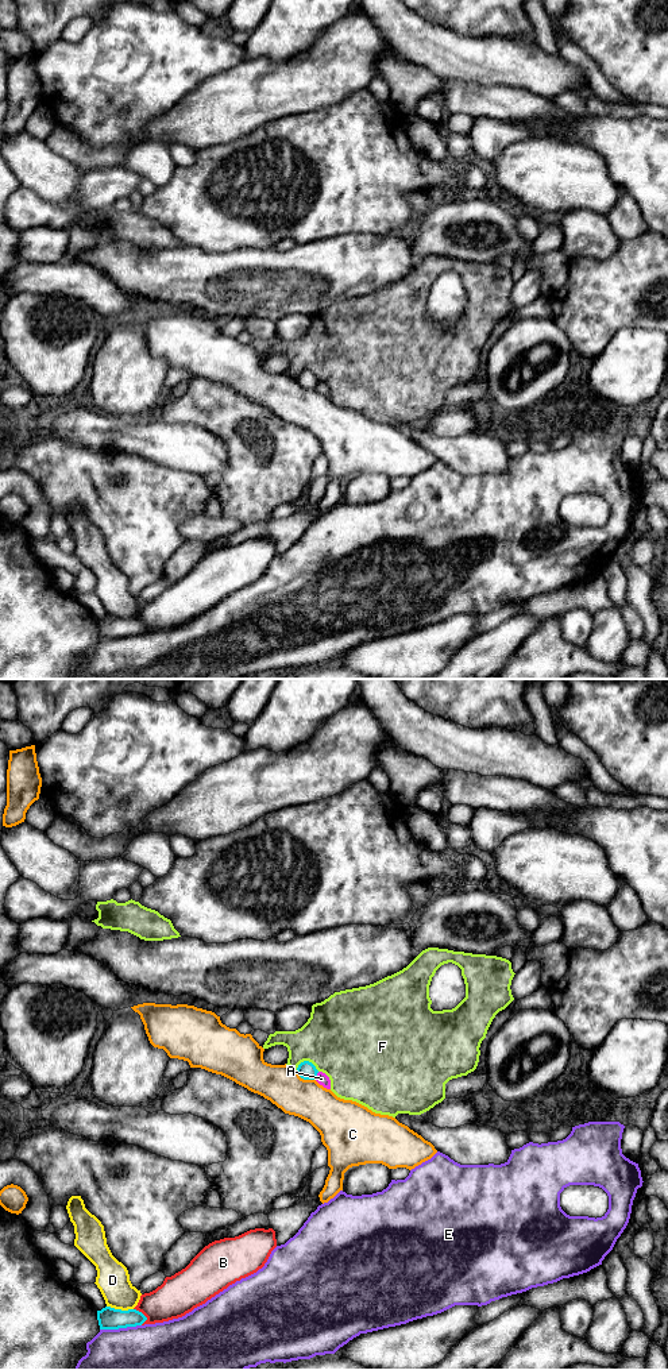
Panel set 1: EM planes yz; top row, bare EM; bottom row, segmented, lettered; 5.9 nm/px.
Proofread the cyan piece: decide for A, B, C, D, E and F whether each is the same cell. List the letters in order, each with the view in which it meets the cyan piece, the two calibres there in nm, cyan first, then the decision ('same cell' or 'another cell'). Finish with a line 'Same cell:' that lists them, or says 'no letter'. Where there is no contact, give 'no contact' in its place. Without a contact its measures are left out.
A: yz | 110/70 nm | another cell
B: yz | 130/240 nm | another cell
C: yz | 110/240 nm | another cell
D: yz | 130/200 nm | another cell
E: yz | 130/480 nm | another cell
F: yz | 110/480 nm | another cell
Same cell: no letter

